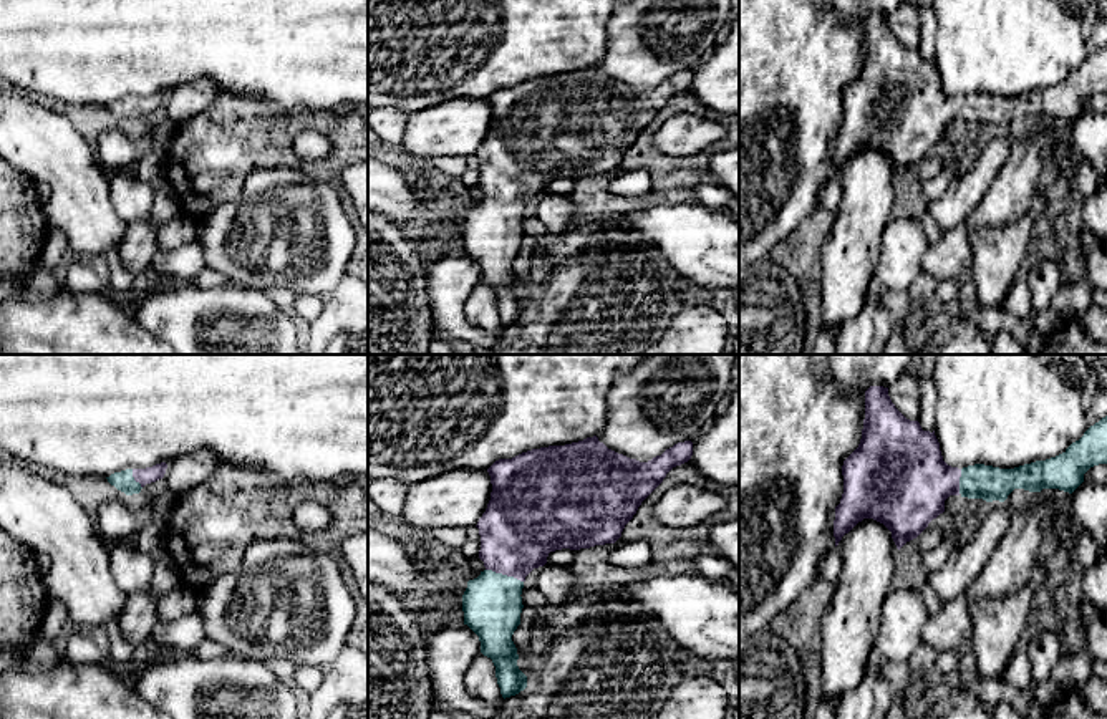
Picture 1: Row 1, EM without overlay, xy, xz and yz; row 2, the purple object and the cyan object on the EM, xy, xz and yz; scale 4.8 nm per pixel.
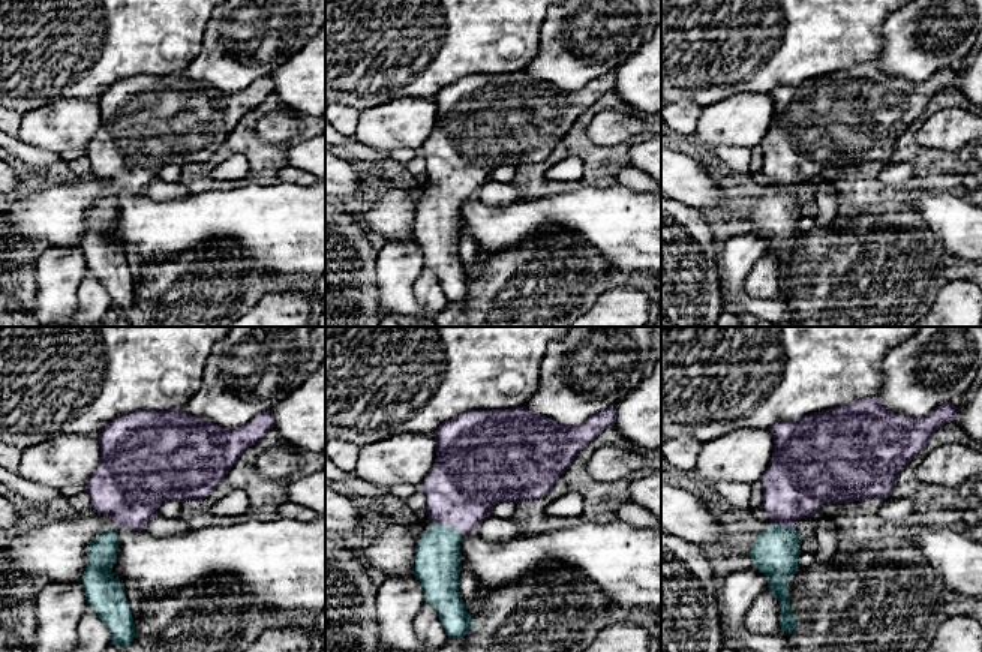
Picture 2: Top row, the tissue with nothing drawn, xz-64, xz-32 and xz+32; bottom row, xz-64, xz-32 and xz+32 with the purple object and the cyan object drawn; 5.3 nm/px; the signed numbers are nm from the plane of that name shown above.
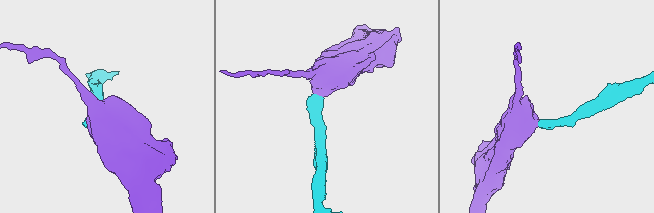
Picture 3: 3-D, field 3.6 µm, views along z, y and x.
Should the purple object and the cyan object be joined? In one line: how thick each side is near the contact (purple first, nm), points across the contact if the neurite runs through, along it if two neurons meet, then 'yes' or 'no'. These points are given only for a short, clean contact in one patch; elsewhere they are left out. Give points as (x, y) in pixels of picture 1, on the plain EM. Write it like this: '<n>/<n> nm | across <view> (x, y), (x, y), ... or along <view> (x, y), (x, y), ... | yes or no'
380/280 nm | across xz (521, 154), (504, 202), (491, 232) | yes

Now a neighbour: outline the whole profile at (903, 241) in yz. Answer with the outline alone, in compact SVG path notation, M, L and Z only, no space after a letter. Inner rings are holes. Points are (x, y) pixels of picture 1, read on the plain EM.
M893 215L882 232L875 265L883 288L906 292L921 272L921 260L930 245L921 220Z

